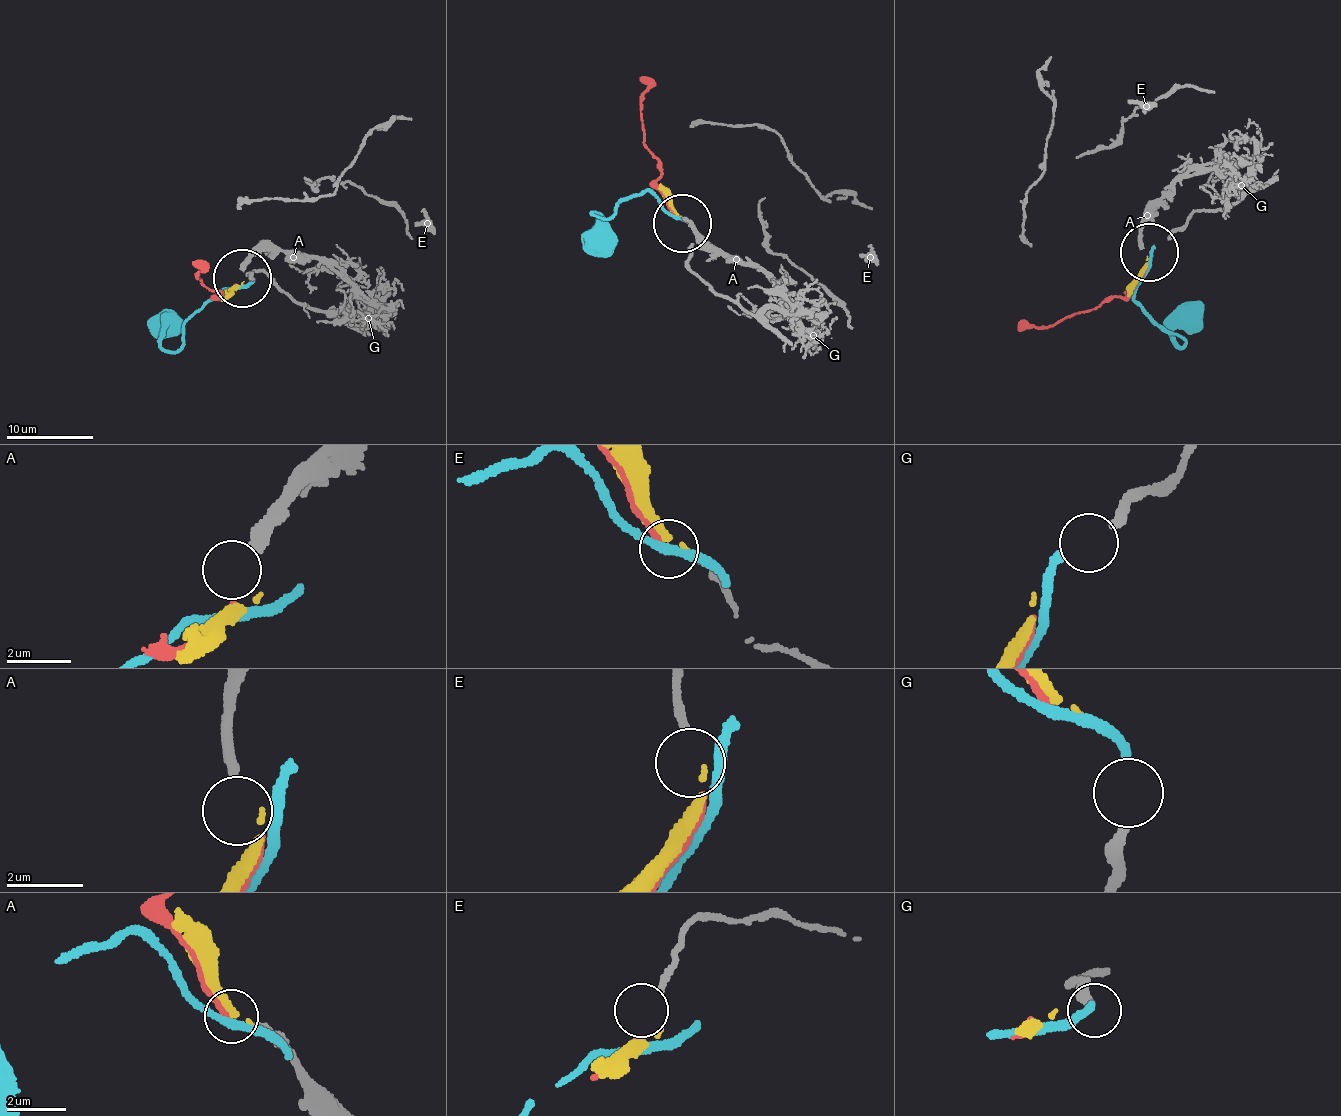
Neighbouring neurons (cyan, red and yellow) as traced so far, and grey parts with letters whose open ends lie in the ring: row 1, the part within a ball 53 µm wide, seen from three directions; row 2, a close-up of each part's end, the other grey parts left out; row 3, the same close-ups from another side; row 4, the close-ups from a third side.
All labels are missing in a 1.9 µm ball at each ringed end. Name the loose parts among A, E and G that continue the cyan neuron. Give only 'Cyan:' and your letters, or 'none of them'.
Cyan: G

